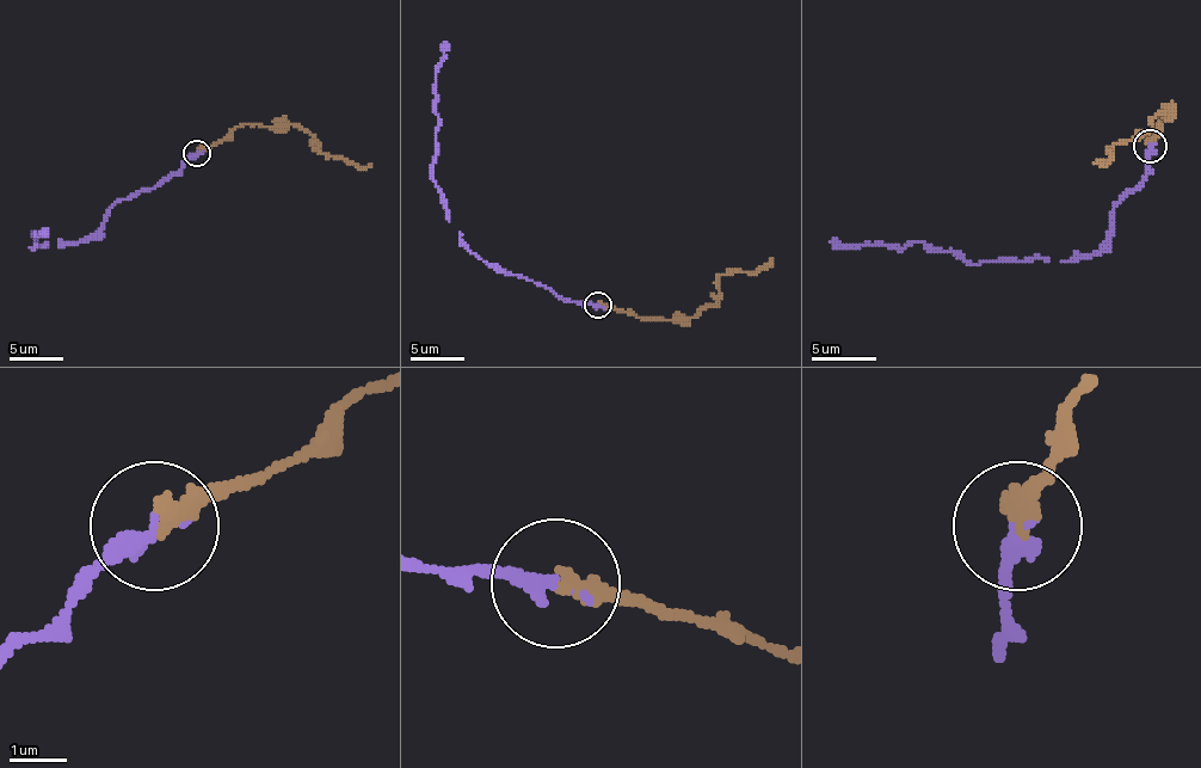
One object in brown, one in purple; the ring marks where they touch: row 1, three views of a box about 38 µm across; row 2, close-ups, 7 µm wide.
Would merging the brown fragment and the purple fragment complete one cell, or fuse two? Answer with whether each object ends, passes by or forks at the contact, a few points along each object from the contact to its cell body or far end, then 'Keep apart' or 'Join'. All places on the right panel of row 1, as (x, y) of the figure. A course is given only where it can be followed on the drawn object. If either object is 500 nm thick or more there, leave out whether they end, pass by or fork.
At the ring brown ends. At the ring purple ends. Course of brown: (1149, 147), (1165, 111), (1149, 130), (1113, 147), (1110, 157), (1094, 163). Course of purple: (1149, 147), (1143, 179), (1116, 202), (1107, 241), (1094, 255), (966, 264), (915, 241), (830, 241). Join

